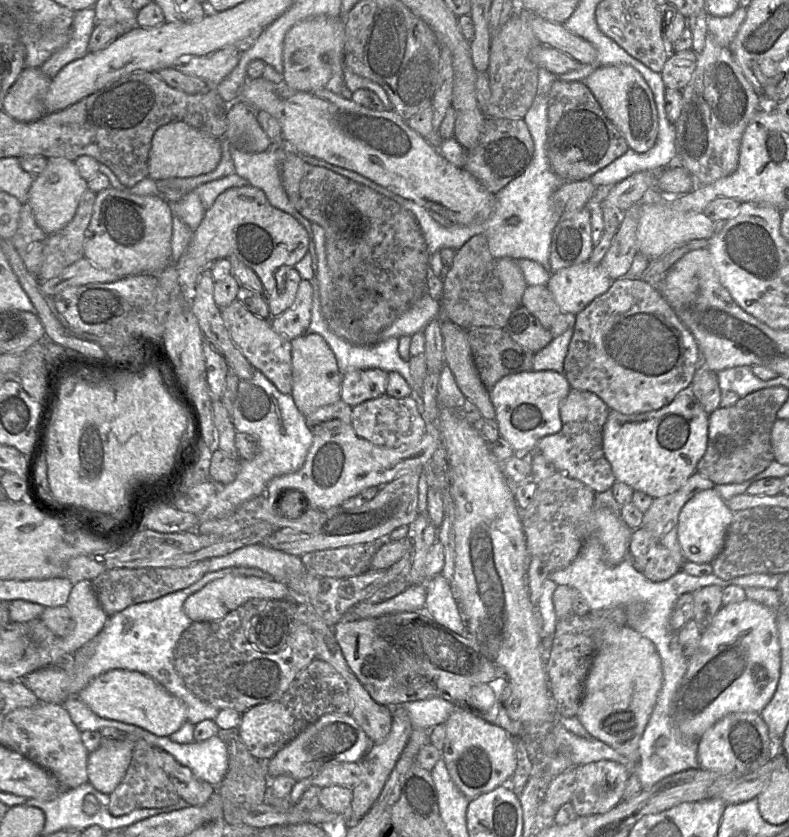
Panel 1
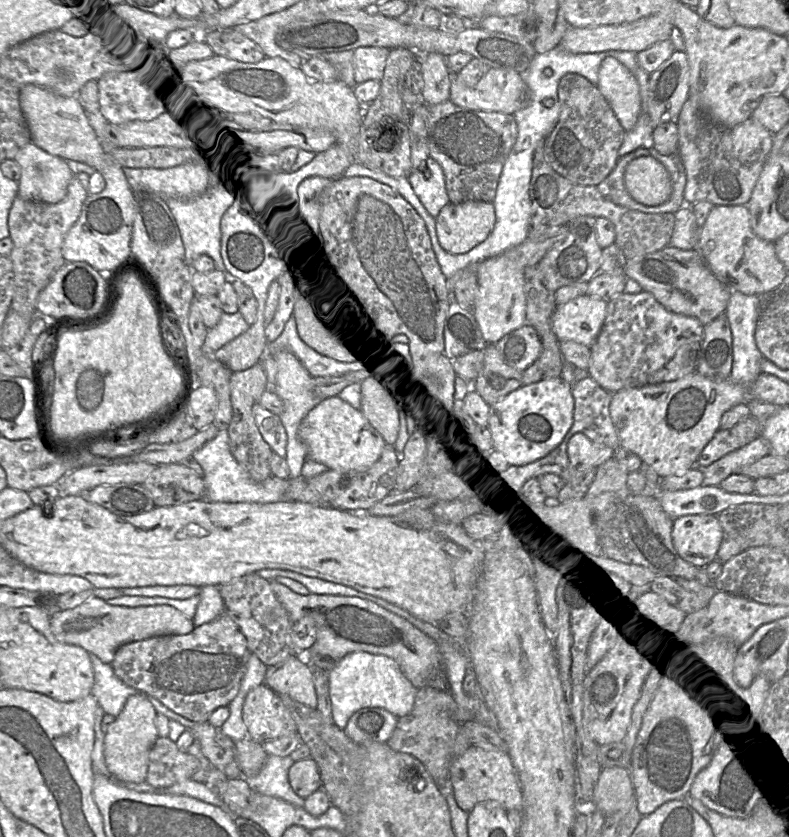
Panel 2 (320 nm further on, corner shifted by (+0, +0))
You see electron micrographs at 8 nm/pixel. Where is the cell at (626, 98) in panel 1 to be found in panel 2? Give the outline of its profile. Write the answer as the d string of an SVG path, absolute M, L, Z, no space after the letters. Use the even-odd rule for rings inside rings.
M607 57L600 65L596 87L609 103L623 130L631 131L642 111L639 85L633 74L616 59Z

